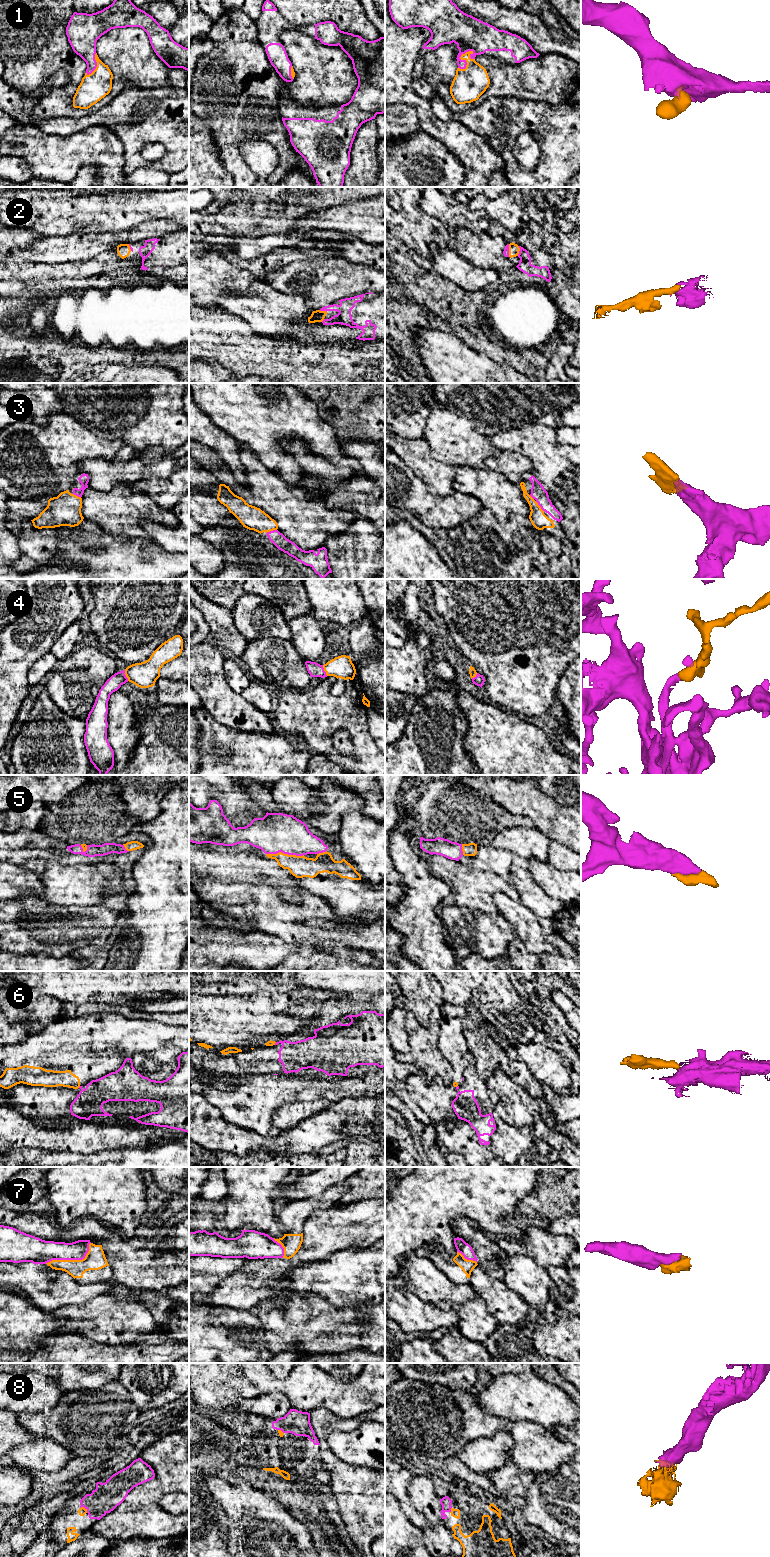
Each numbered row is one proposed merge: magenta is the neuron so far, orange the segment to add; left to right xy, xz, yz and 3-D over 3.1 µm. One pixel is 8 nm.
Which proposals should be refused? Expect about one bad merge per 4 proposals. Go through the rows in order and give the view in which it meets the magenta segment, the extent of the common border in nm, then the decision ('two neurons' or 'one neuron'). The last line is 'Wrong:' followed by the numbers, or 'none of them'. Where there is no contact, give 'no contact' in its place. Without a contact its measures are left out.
1: yz | 190 nm | one neuron
2: yz | 80 nm | one neuron
3: xz | 90 nm | one neuron
4: xy | 90 nm | one neuron
5: xz | 300 nm | one neuron
6: xz | 30 nm | two neurons
7: xy | 400 nm | one neuron
8: xy | 80 nm | one neuron
Wrong: 6

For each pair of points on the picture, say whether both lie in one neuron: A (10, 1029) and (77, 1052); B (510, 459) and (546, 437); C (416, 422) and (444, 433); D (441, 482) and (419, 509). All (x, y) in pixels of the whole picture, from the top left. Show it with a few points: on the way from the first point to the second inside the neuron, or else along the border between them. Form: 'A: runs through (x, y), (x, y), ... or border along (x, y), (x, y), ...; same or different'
A: border along (34, 1032), (24, 1040), (10, 1045); different
B: border along (501, 450), (524, 455), (533, 470); different
C: border along (430, 406), (422, 437); different
D: border along (415, 476), (434, 494), (451, 495), (454, 493); different

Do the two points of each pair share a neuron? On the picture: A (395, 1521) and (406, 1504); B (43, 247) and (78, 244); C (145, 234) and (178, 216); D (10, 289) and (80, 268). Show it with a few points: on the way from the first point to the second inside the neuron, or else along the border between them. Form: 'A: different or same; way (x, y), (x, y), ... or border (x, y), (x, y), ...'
A: different; border (395, 1499), (406, 1517), (418, 1527)
B: same; way (52, 247), (69, 247)
C: different; border (149, 220), (172, 219), (178, 225)
D: different; border (10, 280), (21, 280), (25, 283)

